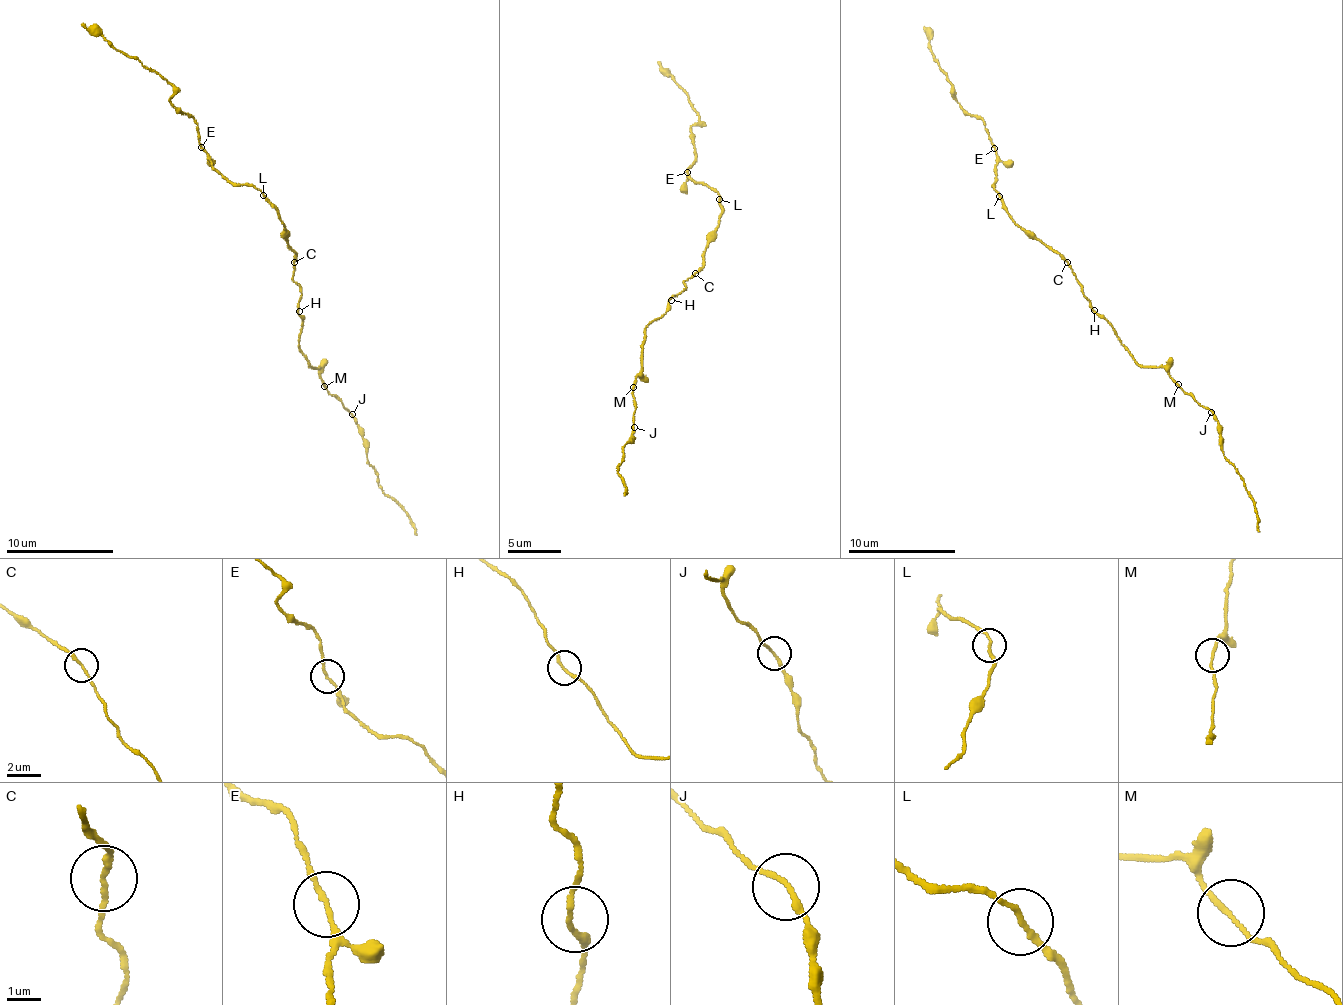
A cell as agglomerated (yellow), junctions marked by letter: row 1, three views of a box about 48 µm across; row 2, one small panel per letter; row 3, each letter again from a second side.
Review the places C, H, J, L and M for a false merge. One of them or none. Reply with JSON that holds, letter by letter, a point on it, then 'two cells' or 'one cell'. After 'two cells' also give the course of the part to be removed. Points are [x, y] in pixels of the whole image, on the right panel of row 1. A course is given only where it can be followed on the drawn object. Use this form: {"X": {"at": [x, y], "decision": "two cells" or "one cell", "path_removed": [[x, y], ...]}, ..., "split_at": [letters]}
{"C": {"at": [1067, 262], "decision": "one cell"}, "H": {"at": [1094, 310], "decision": "one cell"}, "J": {"at": [1211, 412], "decision": "one cell"}, "L": {"at": [999, 196], "decision": "one cell"}, "M": {"at": [1178, 384], "decision": "one cell"}, "split_at": []}

